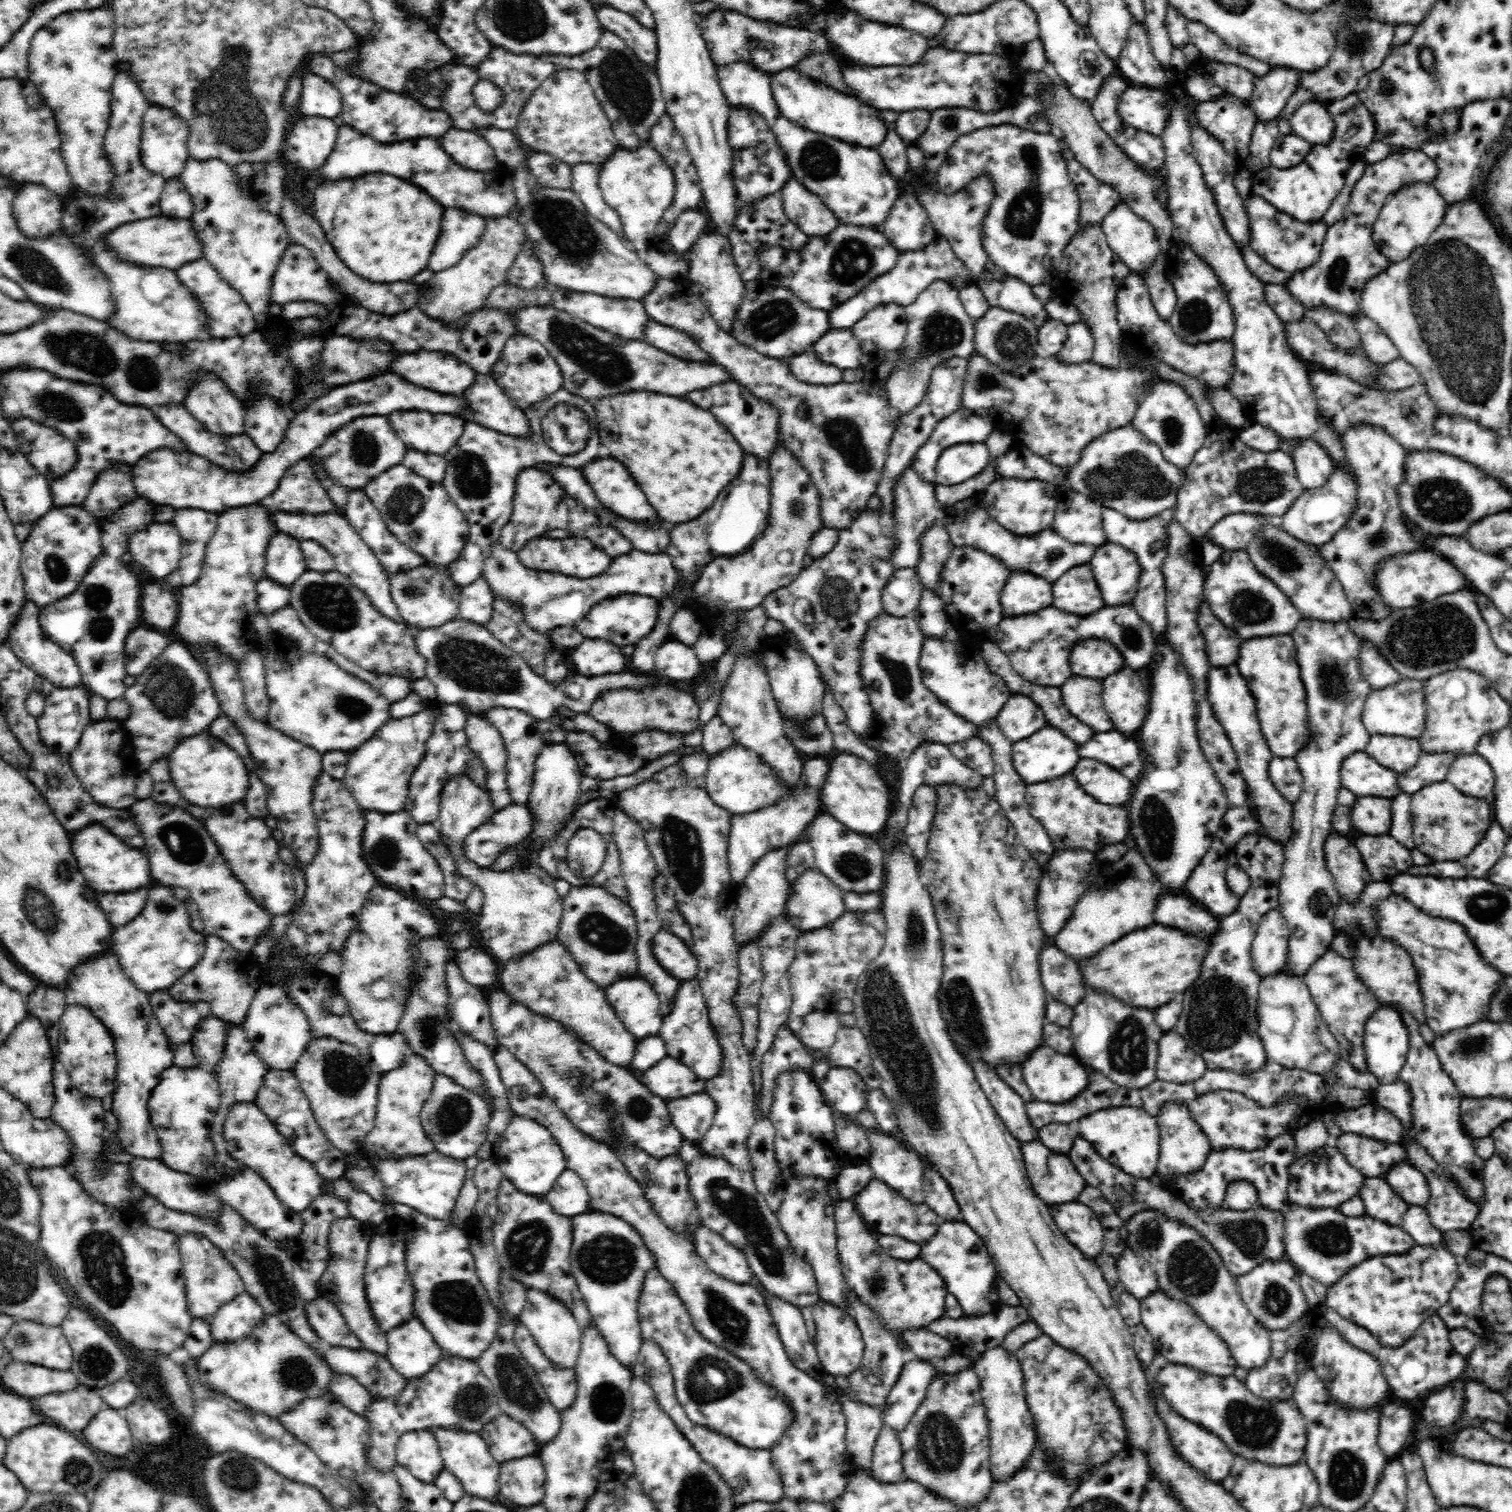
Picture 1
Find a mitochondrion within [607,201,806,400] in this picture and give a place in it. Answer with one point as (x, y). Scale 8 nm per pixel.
(776, 319)

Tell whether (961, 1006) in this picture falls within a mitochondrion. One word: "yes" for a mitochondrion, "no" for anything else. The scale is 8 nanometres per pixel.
yes

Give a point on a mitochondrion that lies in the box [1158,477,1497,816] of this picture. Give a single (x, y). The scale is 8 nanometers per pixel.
(1437, 636)

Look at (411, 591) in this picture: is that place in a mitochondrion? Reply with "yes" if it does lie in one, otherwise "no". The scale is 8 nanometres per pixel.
yes

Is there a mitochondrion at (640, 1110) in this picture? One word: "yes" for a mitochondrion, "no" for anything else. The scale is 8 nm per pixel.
yes

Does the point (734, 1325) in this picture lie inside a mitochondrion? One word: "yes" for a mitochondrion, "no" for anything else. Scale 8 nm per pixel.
yes

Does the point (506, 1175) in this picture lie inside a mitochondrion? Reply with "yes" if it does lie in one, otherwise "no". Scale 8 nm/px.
no

